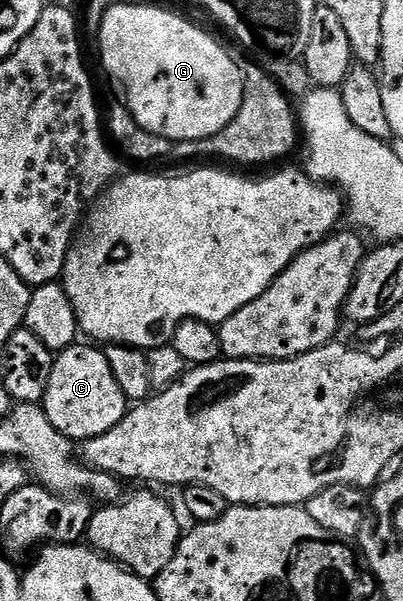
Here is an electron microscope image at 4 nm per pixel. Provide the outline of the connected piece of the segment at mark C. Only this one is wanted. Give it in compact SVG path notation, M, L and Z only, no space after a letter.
M77 342L55 353L50 382L42 401L50 422L73 442L83 442L114 430L130 407L130 401L122 394L122 386L118 386L118 378L114 378L114 370L110 370L110 362L106 362L106 354L88 344Z

